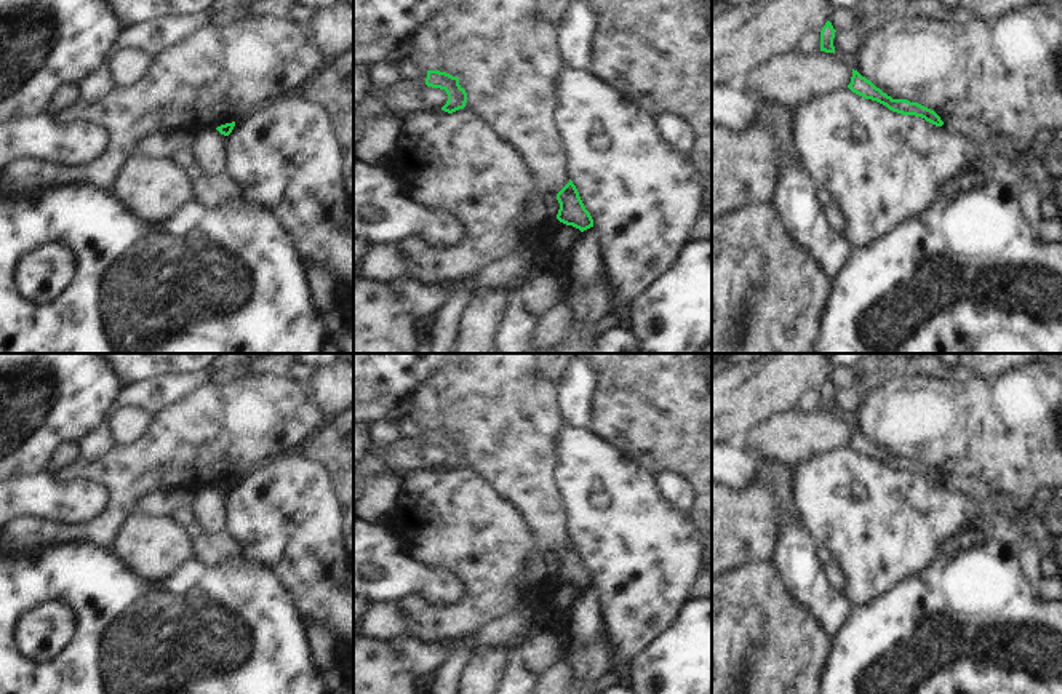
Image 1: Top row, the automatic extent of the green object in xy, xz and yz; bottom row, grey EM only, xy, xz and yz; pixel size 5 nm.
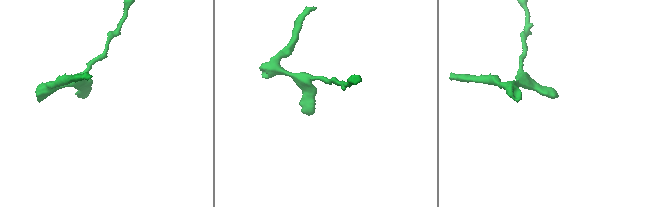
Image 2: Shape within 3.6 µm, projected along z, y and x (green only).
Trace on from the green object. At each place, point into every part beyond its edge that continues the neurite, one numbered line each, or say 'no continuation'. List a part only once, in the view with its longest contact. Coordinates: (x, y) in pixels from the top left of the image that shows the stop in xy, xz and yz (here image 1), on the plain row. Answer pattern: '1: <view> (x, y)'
no continuation

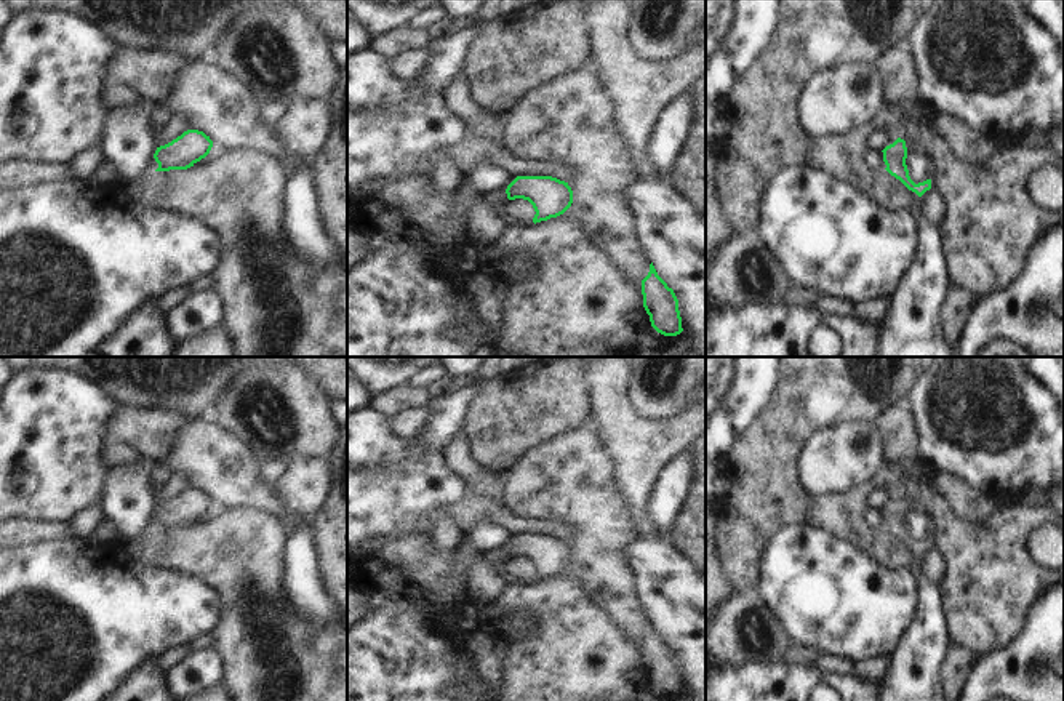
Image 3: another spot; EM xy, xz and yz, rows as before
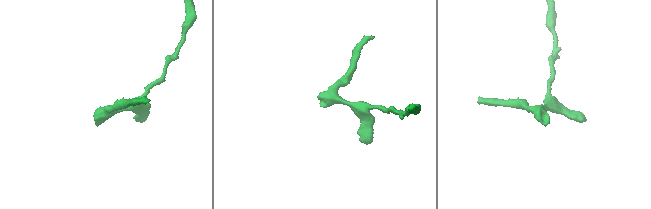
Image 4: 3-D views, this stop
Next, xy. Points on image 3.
no continuation

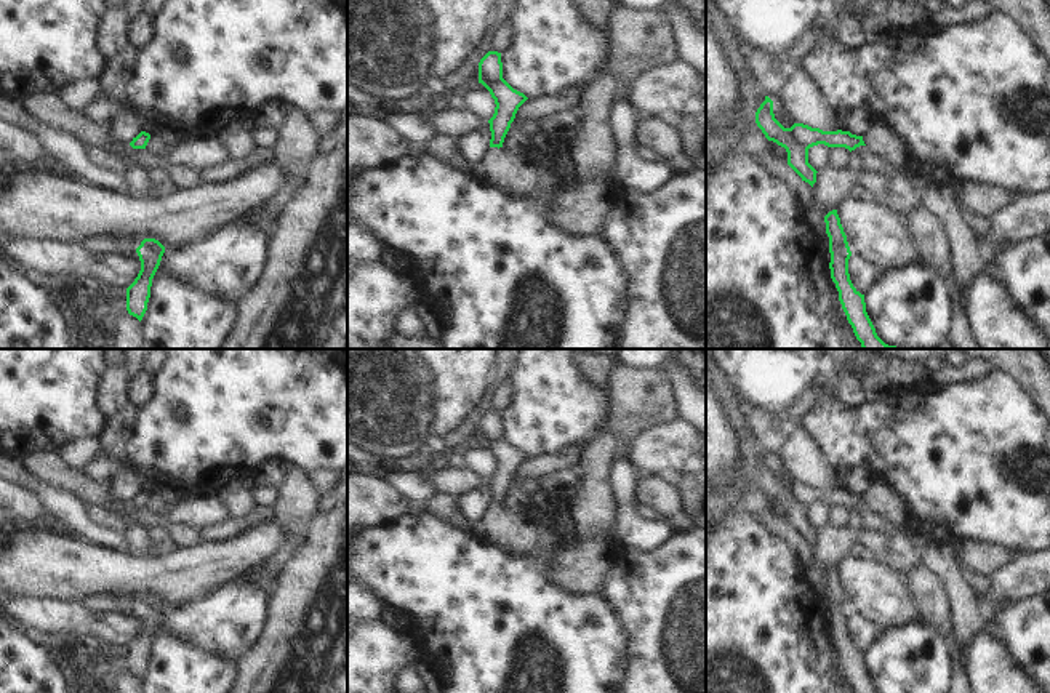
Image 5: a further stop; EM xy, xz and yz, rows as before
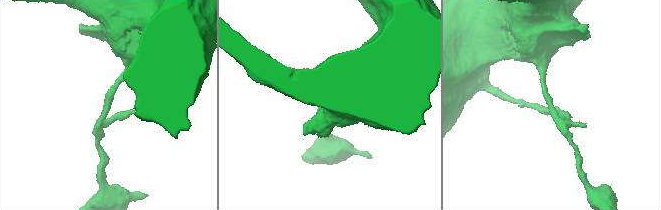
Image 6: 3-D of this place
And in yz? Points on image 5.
1: yz (881, 496)

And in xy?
no continuation

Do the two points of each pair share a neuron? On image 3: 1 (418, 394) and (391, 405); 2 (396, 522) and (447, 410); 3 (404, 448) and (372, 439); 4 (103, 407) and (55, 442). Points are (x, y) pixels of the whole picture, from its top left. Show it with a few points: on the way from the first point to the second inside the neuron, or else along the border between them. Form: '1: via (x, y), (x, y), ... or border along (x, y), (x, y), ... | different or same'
1: via (412, 397), (402, 397), (397, 402) | same
2: via (404, 495), (426, 472), (428, 450), (437, 437) | same
3: via (396, 448), (380, 445) | same
4: via (92, 408), (66, 431) | same

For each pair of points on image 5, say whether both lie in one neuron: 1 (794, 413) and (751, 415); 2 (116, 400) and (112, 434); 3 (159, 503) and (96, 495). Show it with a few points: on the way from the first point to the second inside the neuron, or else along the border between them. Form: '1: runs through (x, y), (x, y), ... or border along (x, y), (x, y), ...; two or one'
1: runs through (783, 421), (762, 421); one
2: border along (128, 402), (104, 420); two
3: border along (144, 508), (160, 516); two

